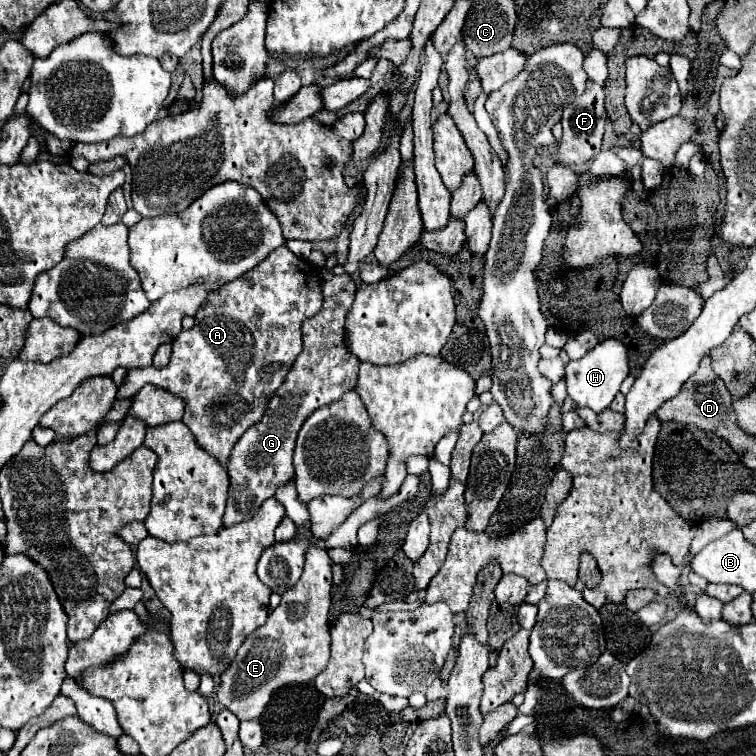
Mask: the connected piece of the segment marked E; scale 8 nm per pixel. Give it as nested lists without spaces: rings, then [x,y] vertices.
[[[309,547],[307,557],[305,557],[305,569],[297,585],[289,591],[283,593],[283,599],[277,609],[273,609],[265,621],[263,627],[255,629],[243,645],[239,647],[233,663],[229,665],[229,671],[225,671],[219,677],[217,685],[217,699],[239,719],[255,719],[259,717],[267,703],[271,701],[271,695],[285,685],[299,685],[315,679],[323,667],[329,661],[329,607],[331,607],[331,559],[325,549],[319,547]]]

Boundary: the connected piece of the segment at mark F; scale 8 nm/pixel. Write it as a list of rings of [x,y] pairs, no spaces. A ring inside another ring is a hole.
[[[589,79],[585,93],[581,97],[577,97],[569,107],[565,107],[563,117],[561,117],[563,137],[557,141],[555,155],[553,155],[555,163],[583,165],[583,163],[591,161],[601,151],[601,141],[603,141],[603,133],[605,133],[605,123],[607,123],[603,97],[605,97],[603,87]]]

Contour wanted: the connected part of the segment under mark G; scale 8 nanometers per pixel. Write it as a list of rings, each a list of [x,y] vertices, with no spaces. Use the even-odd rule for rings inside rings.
[[[323,273],[321,275],[321,295],[325,295],[325,303],[321,307],[321,311],[309,319],[305,319],[305,323],[301,325],[301,333],[303,333],[303,349],[299,353],[299,357],[295,359],[295,363],[291,365],[283,385],[275,391],[273,399],[269,401],[269,407],[261,419],[261,423],[255,423],[253,427],[249,427],[245,431],[245,435],[235,443],[231,455],[229,455],[229,463],[227,463],[227,473],[231,479],[229,485],[229,499],[227,499],[227,509],[223,515],[223,525],[231,527],[235,523],[241,521],[249,521],[261,507],[261,503],[269,497],[275,495],[275,491],[283,485],[287,485],[293,479],[293,449],[295,449],[295,439],[297,433],[301,429],[301,425],[305,423],[305,419],[319,407],[331,405],[333,401],[341,399],[343,393],[355,389],[357,385],[357,373],[359,373],[359,359],[355,359],[355,355],[351,355],[343,343],[345,339],[345,315],[351,309],[353,301],[355,301],[355,291],[357,285],[349,275],[335,275],[335,273]]]

